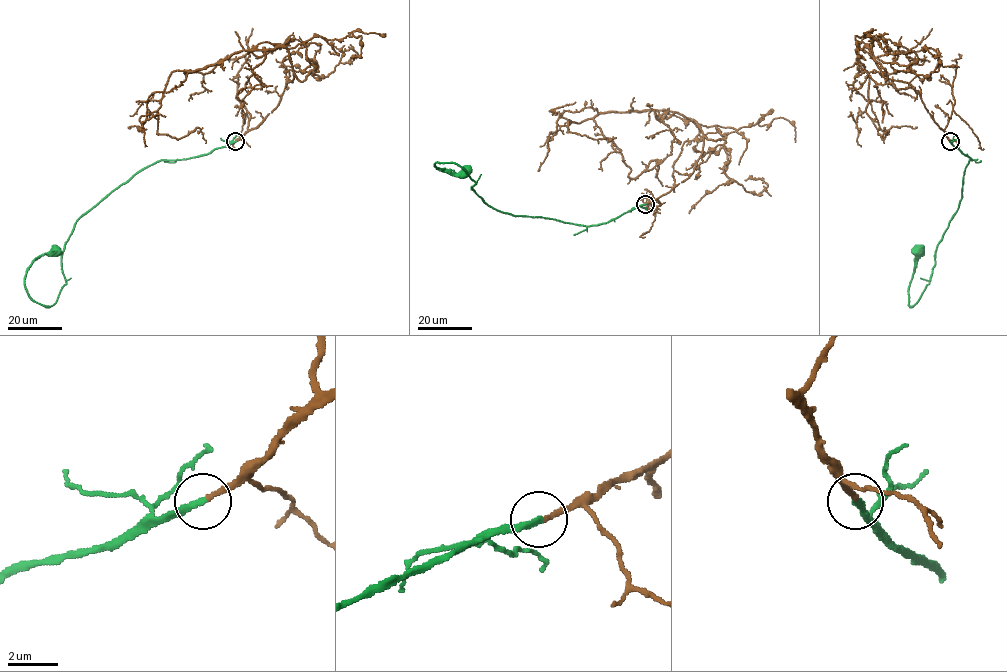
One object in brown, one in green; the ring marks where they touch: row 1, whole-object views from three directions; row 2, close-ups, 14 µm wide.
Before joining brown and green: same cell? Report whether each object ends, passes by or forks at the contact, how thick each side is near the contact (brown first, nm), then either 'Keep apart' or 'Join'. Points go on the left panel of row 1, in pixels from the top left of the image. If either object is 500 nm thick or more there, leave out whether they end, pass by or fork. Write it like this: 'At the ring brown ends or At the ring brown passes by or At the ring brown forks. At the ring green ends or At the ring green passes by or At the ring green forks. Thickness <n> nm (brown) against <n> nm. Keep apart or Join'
At the ring brown ends. At the ring green ends. Thickness 190 nm (brown) against 260 nm. Join

